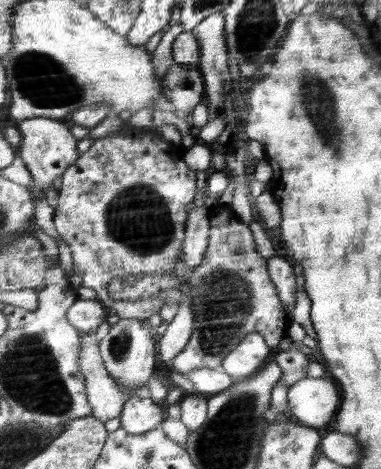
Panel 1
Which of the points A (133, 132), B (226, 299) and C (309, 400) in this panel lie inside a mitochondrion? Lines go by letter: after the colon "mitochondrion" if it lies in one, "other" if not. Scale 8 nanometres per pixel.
A: other
B: mitochondrion
C: other

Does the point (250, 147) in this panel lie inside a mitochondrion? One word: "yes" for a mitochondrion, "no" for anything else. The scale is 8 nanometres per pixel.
no

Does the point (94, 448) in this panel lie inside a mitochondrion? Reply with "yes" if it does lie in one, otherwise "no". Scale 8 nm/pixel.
no

